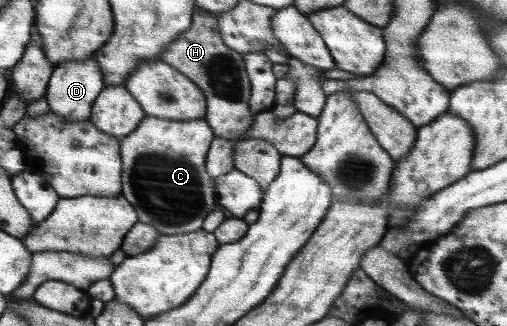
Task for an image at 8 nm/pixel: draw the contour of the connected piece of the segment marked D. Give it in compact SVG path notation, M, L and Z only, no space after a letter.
M95 56L85 60L69 60L56 66L46 97L49 99L51 111L59 113L70 123L78 123L91 120L95 103L106 87L106 74Z

